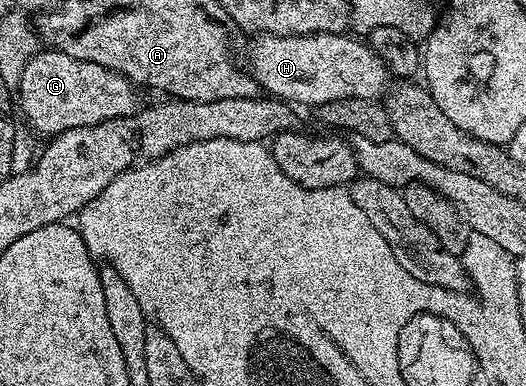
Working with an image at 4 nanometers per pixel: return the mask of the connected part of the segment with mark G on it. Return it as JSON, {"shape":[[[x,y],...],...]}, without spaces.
{"shape":[[[52,48],[45,49],[34,54],[23,68],[19,85],[19,110],[25,113],[35,133],[44,136],[62,134],[71,128],[94,126],[103,120],[122,118],[138,109],[138,91],[134,83],[122,74],[103,68],[103,64],[88,62],[76,53],[64,54]]]}

